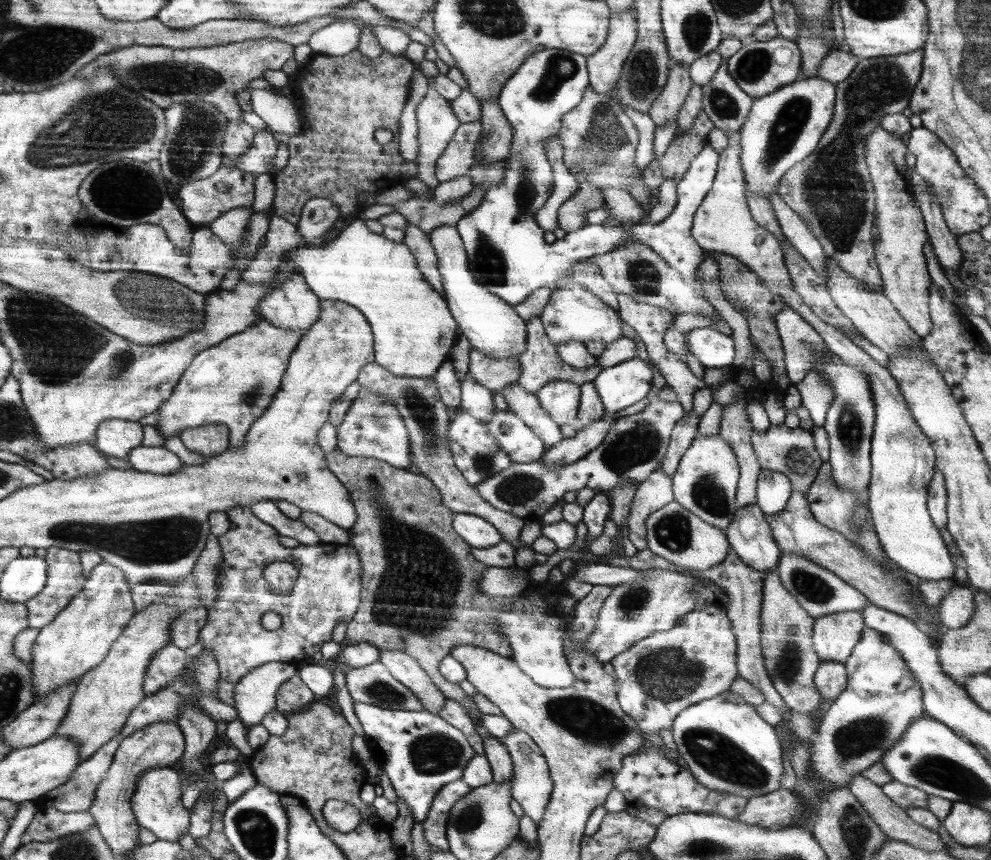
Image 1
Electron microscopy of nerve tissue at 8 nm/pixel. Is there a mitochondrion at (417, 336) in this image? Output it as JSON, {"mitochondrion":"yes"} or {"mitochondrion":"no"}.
{"mitochondrion":"no"}

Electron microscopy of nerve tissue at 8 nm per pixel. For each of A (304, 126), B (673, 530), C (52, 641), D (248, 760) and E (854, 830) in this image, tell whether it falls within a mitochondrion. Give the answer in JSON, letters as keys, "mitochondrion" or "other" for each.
{"A":"other","B":"mitochondrion","C":"other","D":"other","E":"mitochondrion"}

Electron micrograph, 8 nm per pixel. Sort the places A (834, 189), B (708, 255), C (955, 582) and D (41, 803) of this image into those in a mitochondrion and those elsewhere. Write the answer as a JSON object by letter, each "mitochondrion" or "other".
{"A":"mitochondrion","B":"other","C":"other","D":"other"}

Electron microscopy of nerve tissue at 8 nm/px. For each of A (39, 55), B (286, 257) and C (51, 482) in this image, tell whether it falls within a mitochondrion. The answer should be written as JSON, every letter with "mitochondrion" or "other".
{"A":"mitochondrion","B":"other","C":"other"}

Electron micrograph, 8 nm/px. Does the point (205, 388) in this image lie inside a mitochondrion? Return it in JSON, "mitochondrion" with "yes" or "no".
{"mitochondrion":"no"}

